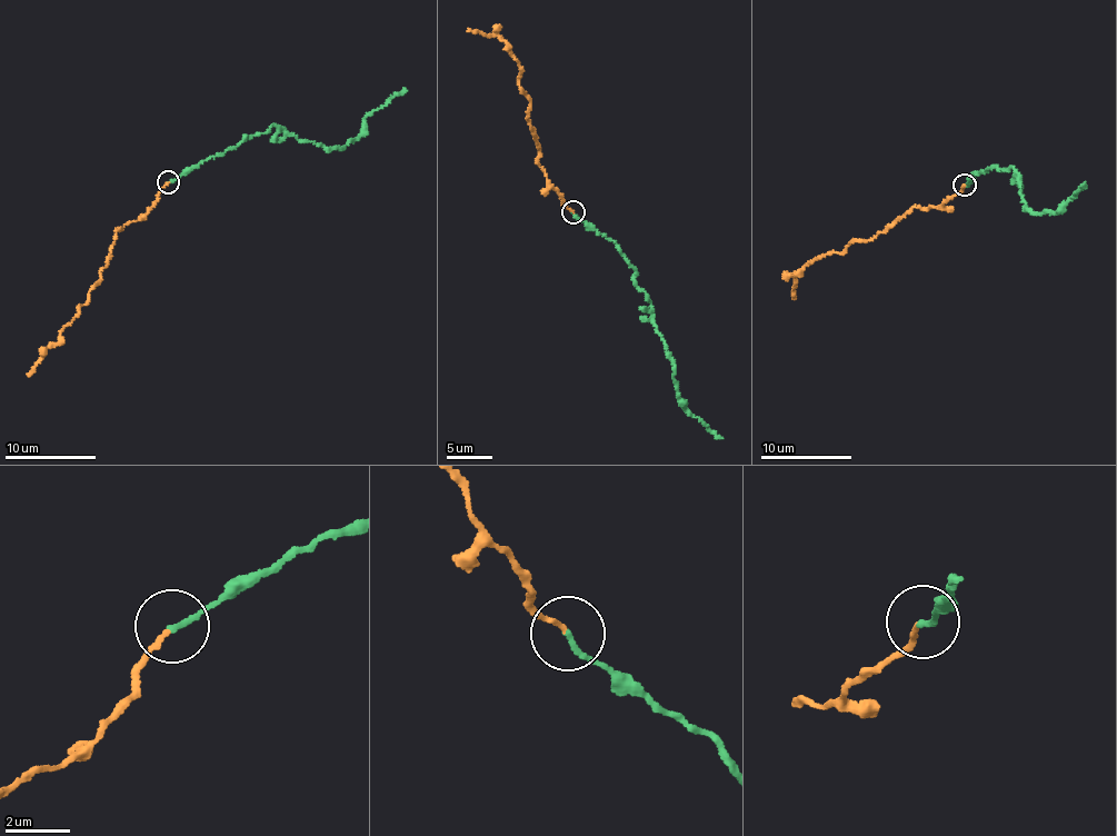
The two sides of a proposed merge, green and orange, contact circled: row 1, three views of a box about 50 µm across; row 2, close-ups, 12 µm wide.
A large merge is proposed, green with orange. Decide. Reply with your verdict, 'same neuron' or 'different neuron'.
same neuron

